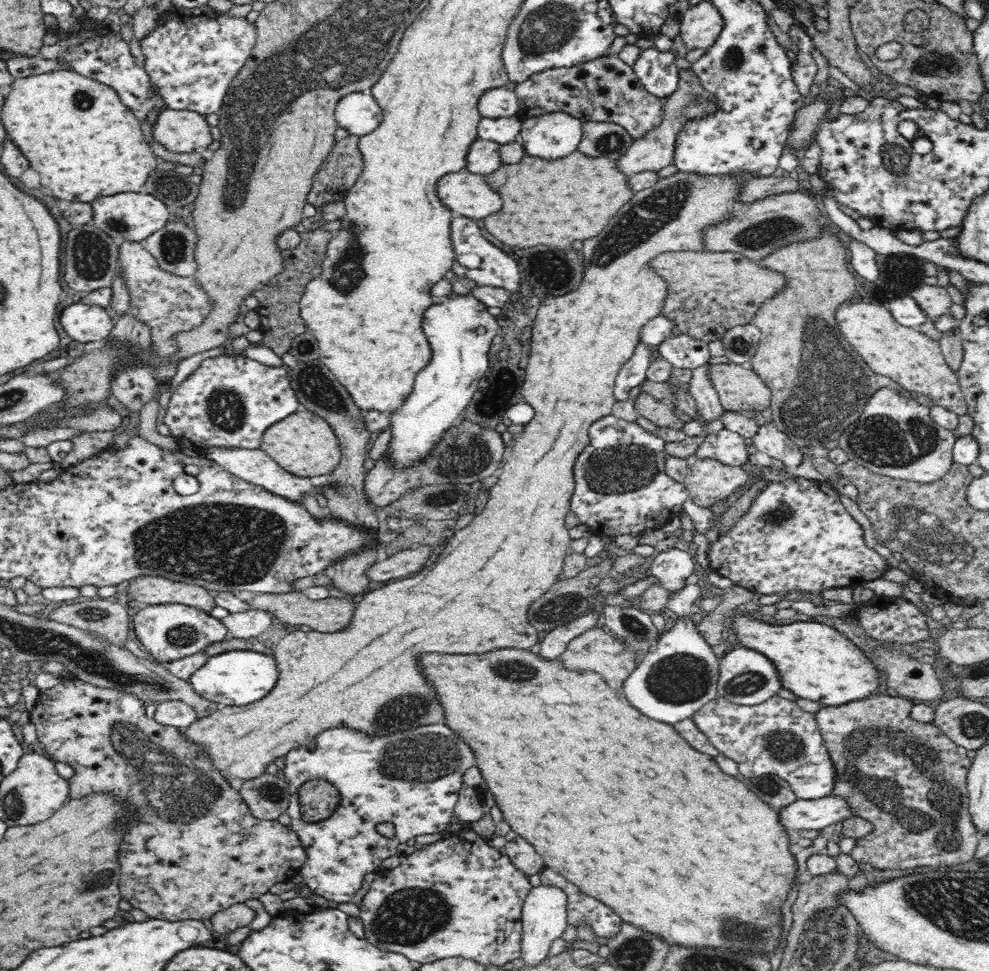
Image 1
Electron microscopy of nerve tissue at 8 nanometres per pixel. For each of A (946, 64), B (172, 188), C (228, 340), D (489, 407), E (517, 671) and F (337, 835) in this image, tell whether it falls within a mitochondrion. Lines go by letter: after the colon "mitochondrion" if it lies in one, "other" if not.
A: mitochondrion
B: mitochondrion
C: other
D: mitochondrion
E: mitochondrion
F: other

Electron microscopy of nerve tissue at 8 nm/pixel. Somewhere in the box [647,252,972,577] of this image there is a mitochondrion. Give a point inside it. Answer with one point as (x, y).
(822, 369)

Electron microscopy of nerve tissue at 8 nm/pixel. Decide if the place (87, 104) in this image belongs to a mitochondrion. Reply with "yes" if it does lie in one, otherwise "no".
yes

